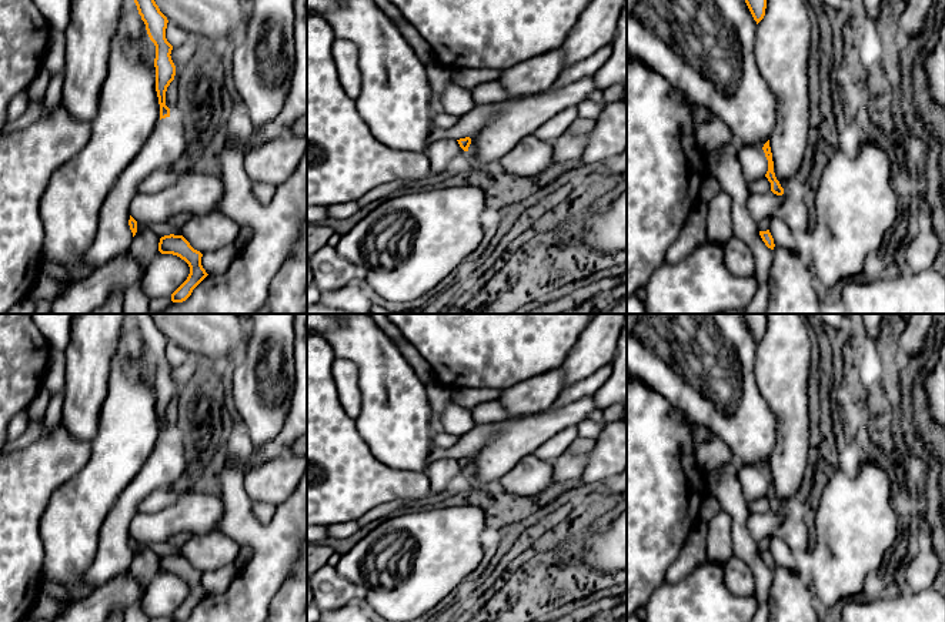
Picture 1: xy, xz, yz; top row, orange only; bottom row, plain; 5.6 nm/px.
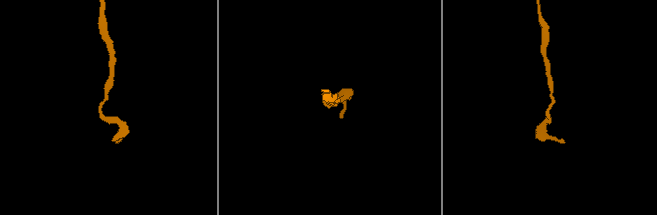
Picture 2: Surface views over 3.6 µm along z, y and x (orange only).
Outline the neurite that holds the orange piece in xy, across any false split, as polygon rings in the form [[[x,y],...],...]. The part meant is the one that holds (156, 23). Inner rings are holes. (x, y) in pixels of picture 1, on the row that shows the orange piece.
[[[134,0],[138,14],[146,24],[147,34],[156,46],[156,91],[160,104],[160,120],[170,117],[166,106],[166,91],[176,76],[176,66],[171,60],[173,46],[166,39],[167,17],[160,11],[154,0]]]

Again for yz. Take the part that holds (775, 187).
[[[769,140],[764,144],[762,150],[764,150],[765,157],[768,160],[768,171],[767,171],[765,177],[771,183],[771,191],[774,194],[777,194],[777,195],[782,195],[784,188],[781,187],[781,184],[777,180],[775,173],[774,173],[774,161],[772,161],[772,153],[771,153],[771,147],[769,147]]]

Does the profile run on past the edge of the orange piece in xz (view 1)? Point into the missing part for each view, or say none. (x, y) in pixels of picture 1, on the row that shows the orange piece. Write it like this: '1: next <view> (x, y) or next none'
1: next none

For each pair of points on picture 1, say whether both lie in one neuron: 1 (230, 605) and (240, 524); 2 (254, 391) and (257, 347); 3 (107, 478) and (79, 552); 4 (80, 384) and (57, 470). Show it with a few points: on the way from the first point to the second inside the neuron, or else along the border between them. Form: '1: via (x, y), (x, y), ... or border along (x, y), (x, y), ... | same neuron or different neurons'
1: via (250, 585), (259, 577), (259, 544) | same neuron
2: via (254, 380), (254, 358) | same neuron
3: via (89, 497), (80, 507), (79, 534) | same neuron
4: border along (62, 424), (74, 437), (89, 441) | different neurons

